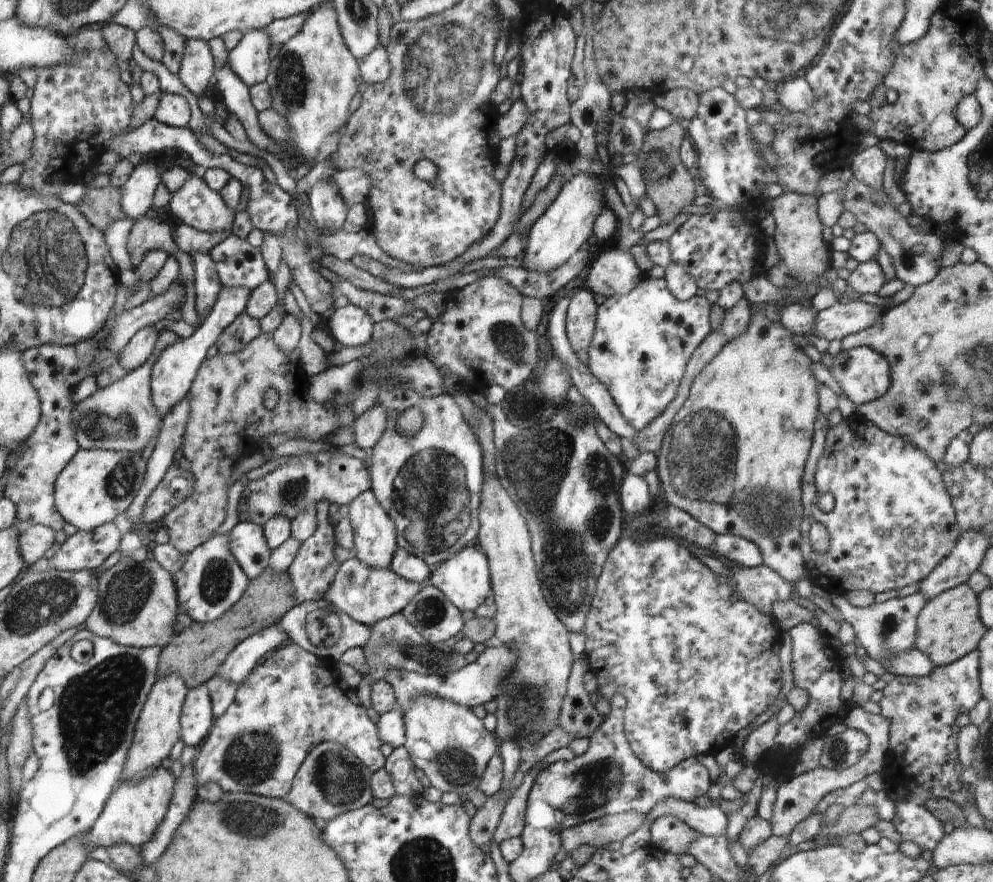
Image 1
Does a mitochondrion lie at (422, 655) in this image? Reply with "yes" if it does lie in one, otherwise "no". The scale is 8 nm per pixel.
yes

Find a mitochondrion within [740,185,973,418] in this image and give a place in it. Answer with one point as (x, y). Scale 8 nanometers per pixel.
(908, 258)

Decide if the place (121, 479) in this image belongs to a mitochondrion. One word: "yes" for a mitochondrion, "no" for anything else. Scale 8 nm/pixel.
yes

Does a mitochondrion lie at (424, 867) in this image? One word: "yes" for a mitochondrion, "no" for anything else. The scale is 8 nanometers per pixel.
yes

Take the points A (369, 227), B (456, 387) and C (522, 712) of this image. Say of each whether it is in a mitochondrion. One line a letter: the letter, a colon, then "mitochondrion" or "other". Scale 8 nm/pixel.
A: other
B: other
C: mitochondrion

